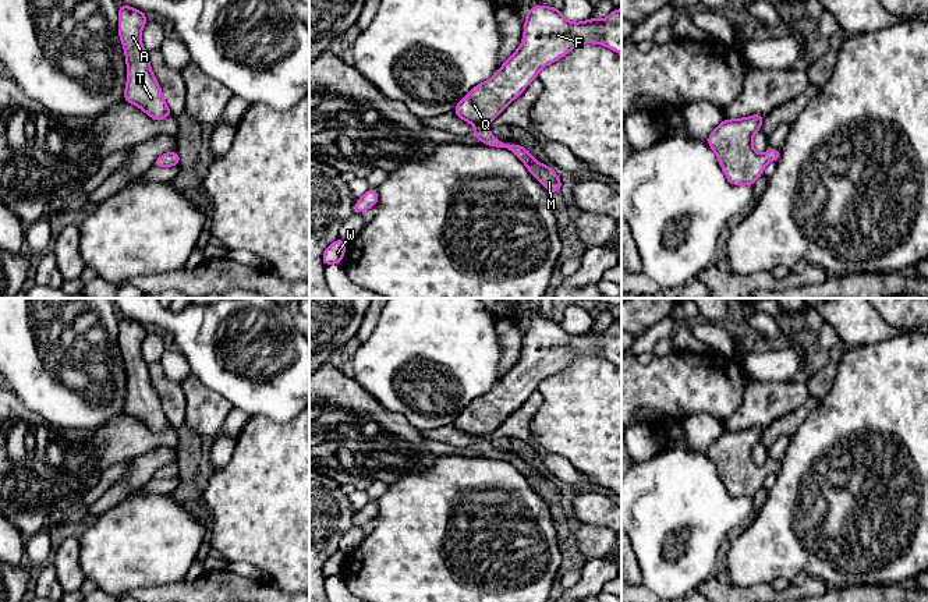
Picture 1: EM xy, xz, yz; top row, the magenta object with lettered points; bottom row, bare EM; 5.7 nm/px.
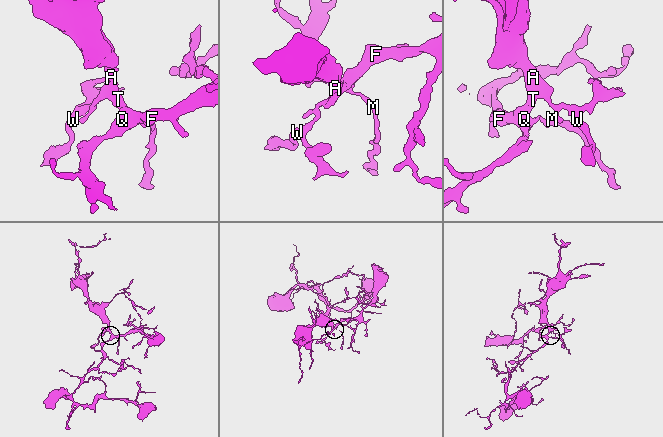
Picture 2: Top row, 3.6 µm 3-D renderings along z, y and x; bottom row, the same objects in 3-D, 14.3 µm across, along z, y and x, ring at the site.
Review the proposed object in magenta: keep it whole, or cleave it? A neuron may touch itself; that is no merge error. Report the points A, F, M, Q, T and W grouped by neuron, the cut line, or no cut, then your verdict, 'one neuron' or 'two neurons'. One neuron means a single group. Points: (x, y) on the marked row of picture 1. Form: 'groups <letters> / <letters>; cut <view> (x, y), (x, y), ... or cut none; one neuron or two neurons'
groups A F M Q T W; cut none; one neuron

